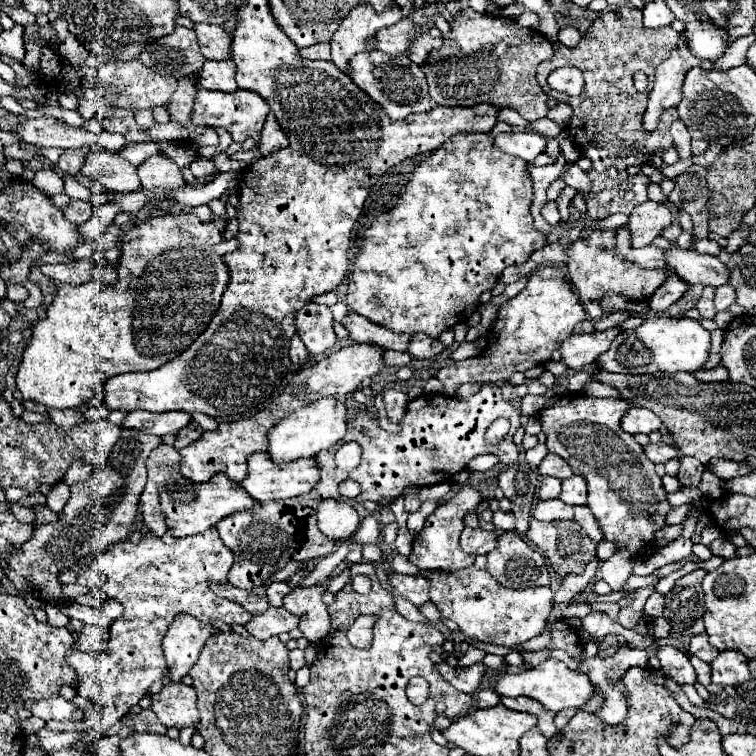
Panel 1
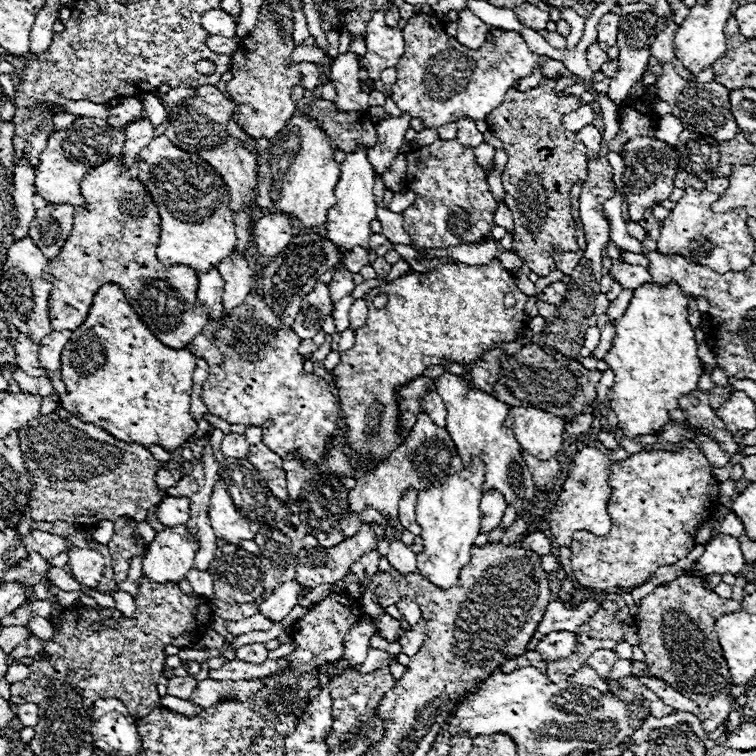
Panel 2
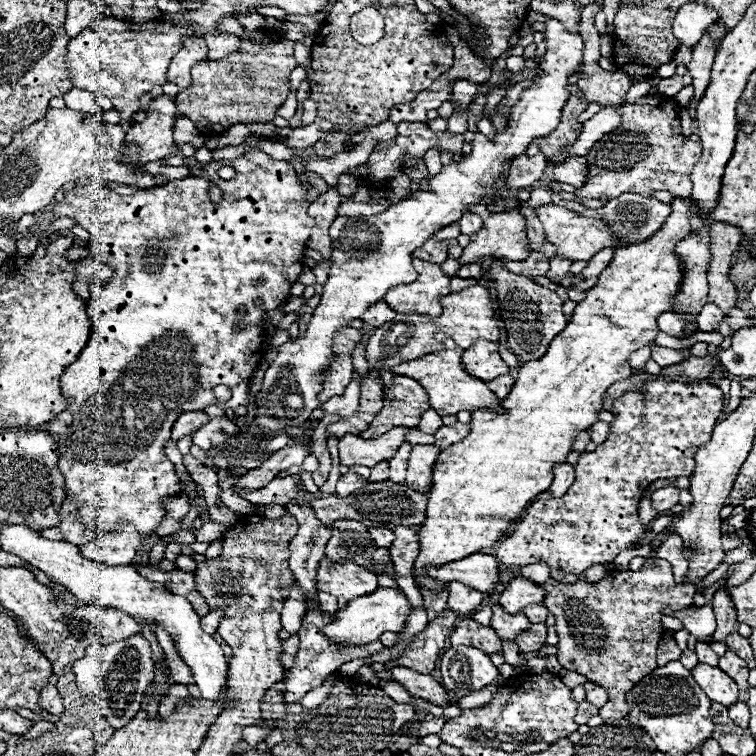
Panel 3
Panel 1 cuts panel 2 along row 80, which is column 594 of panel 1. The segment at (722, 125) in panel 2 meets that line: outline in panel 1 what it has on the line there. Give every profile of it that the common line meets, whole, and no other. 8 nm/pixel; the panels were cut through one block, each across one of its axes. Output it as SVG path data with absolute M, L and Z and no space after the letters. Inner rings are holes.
M622 646L614 656L608 656L608 658L594 656L580 662L578 670L582 664L586 664L584 674L590 678L592 686L602 692L602 698L604 698L604 704L594 712L594 716L598 716L608 726L622 724L628 712L628 704L626 704L628 690L622 684L622 676L632 666L646 666L648 652L640 648Z

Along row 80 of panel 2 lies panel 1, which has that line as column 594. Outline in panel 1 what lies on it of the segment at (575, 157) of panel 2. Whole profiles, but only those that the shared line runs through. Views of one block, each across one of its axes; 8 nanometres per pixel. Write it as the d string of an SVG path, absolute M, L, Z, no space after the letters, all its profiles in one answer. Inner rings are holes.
M532 518L528 540L544 552L552 570L562 578L566 574L582 574L586 564L596 558L596 542L588 538L582 526L576 520L554 520L554 522L538 522Z

